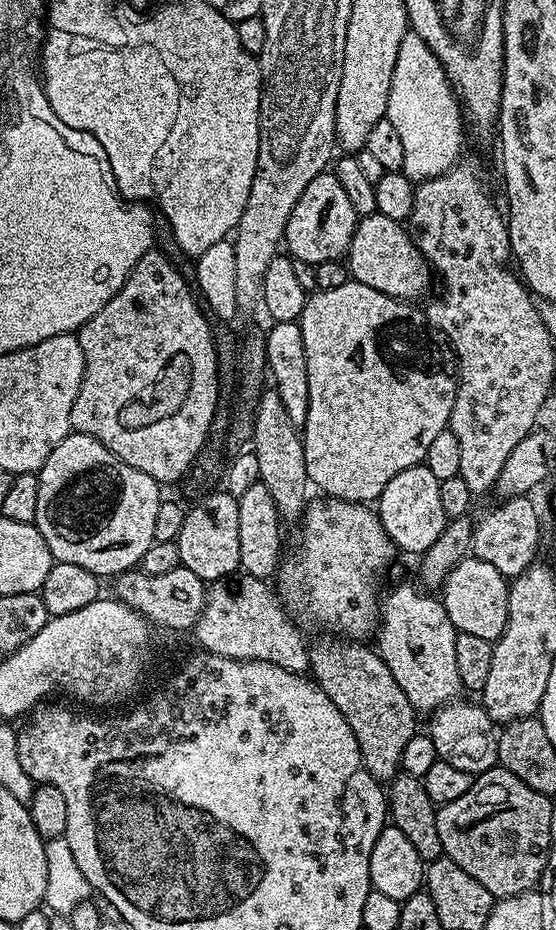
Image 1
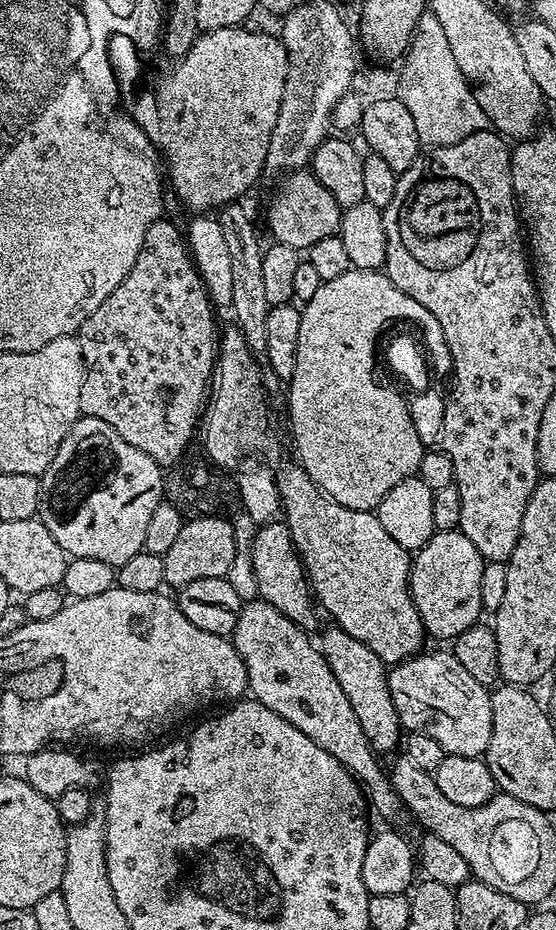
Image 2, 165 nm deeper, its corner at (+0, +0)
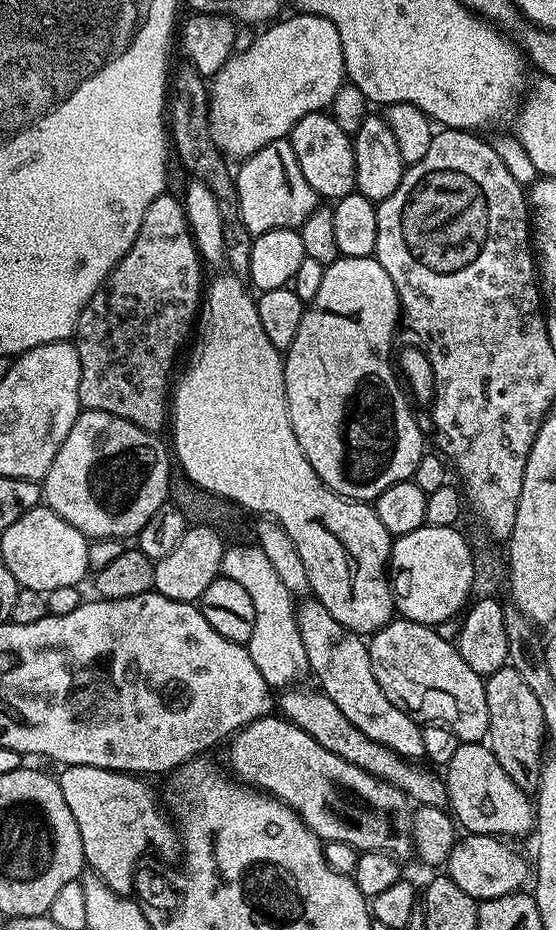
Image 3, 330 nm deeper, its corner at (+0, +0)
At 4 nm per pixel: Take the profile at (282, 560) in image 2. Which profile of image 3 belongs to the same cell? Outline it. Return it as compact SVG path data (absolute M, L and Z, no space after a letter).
M312 598L301 603L295 609L297 626L301 632L302 645L305 646L306 658L311 675L316 675L319 691L324 692L366 734L366 738L374 738L382 746L394 750L405 758L424 756L421 725L407 712L398 710L386 694L382 694L382 686L374 678L374 670L370 666L370 654L365 637L359 632L349 632L322 606Z

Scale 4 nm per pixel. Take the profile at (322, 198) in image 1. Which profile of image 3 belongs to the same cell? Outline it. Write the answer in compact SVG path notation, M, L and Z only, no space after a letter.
M291 139L275 140L262 150L258 150L253 156L243 157L240 169L235 169L234 179L236 182L236 205L240 211L240 221L246 226L246 230L253 238L266 234L275 228L299 229L302 222L318 206L316 191L302 178L302 166L298 166L298 158L292 149Z

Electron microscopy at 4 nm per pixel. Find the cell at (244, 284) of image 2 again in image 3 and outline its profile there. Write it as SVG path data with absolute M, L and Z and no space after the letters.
M184 66L180 73L173 75L170 80L170 140L174 145L174 152L180 155L180 160L193 173L193 177L200 179L216 196L220 204L220 213L224 219L224 255L226 264L236 274L247 273L250 266L250 250L253 237L240 221L240 211L236 205L236 182L233 173L228 172L224 165L225 153L221 152L212 138L210 123L210 88L205 77L195 68Z

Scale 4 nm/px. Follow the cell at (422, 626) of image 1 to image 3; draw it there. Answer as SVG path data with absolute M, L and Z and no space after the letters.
M227 274L228 276L216 276L212 281L207 281L206 295L202 300L202 307L198 313L198 328L200 324L200 333L196 336L196 349L192 352L192 357L188 360L188 365L184 368L184 373L180 376L180 381L175 381L174 391L170 396L170 428L172 424L171 447L174 449L174 456L180 459L183 475L194 481L198 486L202 486L206 491L214 493L216 496L224 496L233 504L239 504L241 509L252 512L264 512L265 517L271 518L277 524L284 528L286 534L297 547L298 554L302 558L302 563L306 568L306 576L309 579L311 595L338 622L349 632L359 632L361 634L371 634L387 624L394 616L394 601L392 599L392 585L389 577L386 575L386 569L390 564L392 555L393 537L382 526L378 518L375 507L368 502L357 502L354 500L345 500L337 492L332 492L318 478L314 466L302 454L302 446L298 446L298 438L294 434L294 426L290 422L288 413L288 403L286 402L286 386L284 385L284 356L281 349L270 342L266 329L262 326L262 318L258 318L258 306L256 305L256 296L250 291L249 285L245 283L239 275Z

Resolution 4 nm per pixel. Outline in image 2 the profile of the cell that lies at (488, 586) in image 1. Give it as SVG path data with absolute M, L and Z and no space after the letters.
M462 531L437 532L412 556L412 573L408 575L408 588L412 592L412 601L424 623L424 631L436 640L451 642L462 630L470 630L481 619L480 611L486 604L482 594L482 574L486 571L486 561L478 554L474 542L466 538Z

